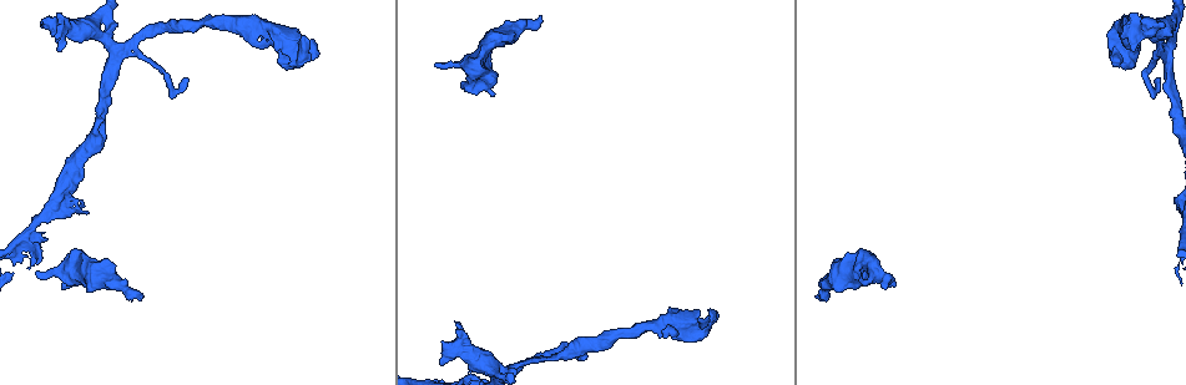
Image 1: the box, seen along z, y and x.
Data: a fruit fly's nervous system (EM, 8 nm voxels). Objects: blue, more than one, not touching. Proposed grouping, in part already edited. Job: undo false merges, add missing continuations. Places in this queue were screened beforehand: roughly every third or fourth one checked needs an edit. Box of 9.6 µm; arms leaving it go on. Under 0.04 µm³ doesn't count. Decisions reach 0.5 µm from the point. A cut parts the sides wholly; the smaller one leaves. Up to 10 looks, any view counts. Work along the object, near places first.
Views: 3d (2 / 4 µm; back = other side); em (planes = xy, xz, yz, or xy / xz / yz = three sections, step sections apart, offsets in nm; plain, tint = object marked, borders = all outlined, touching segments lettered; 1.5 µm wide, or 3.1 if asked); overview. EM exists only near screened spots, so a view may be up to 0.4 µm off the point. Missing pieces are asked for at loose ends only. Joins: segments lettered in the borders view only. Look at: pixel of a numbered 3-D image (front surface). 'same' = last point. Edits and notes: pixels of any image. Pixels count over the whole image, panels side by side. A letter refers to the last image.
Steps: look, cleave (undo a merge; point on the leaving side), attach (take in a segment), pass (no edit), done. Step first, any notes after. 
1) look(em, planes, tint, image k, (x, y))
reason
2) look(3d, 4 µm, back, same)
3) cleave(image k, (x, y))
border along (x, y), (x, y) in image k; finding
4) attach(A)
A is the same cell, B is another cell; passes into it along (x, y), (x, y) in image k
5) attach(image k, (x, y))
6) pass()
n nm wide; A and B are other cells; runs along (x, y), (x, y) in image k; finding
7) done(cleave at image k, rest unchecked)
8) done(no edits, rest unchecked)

look(3d, 2 µm, back, image 1, (664, 335))
branch stops here

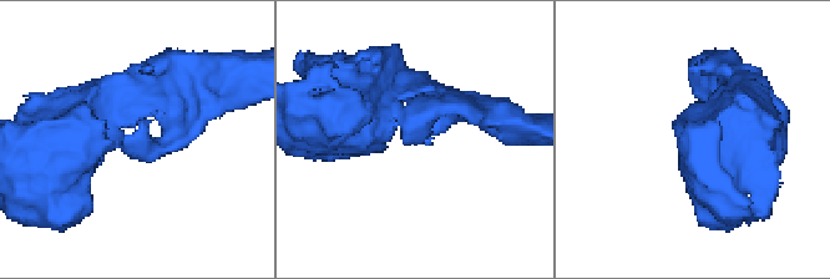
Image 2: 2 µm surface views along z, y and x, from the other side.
look(em, xz, step 4, plain, image 2, (424, 136))

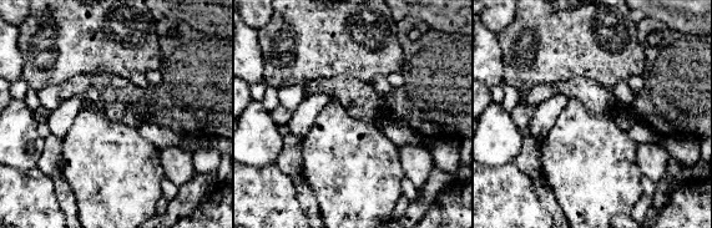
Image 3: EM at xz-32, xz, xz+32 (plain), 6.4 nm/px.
look(em, xz, step 4, borders, same)

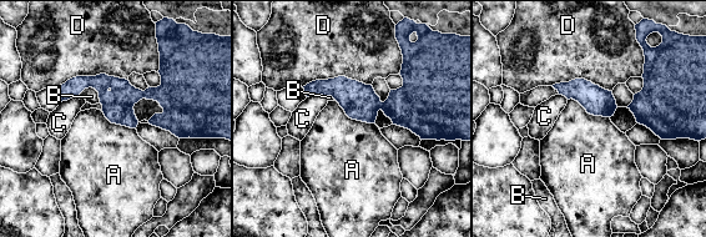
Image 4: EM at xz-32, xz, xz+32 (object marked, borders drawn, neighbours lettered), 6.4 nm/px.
pass()
A, B, C and D are other cells; border along (336, 100), (349, 117), (374, 124) in image 4; none of them fits

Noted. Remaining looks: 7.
look(3d, 2 µm, image 1, (1163, 53))
sharp bend

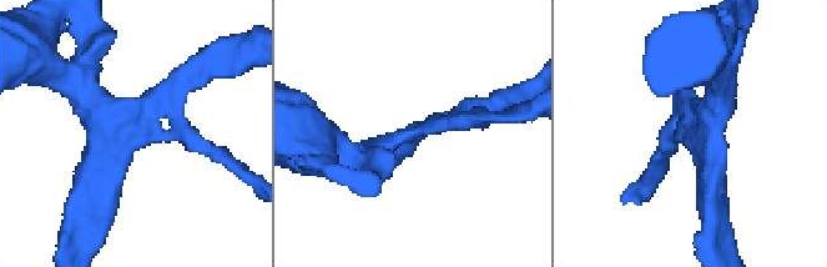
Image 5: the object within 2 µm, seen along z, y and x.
look(em, planes, borders, image 5, (703, 131))

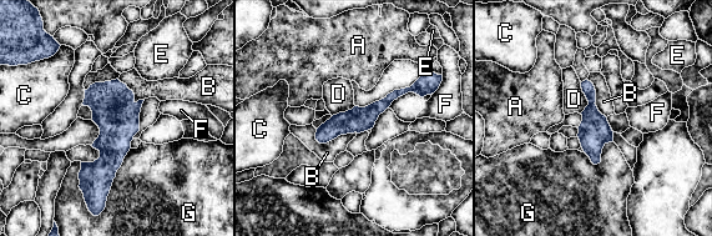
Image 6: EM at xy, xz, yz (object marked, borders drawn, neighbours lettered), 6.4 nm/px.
pass()
A, B, C, D, E, F and G are other cells; runs along (423, 90), (398, 93), (365, 118), (318, 136) in image 6; all the same cell

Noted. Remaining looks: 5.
look(em, yz, step 4, tint, image 1, (440, 364))
thick end

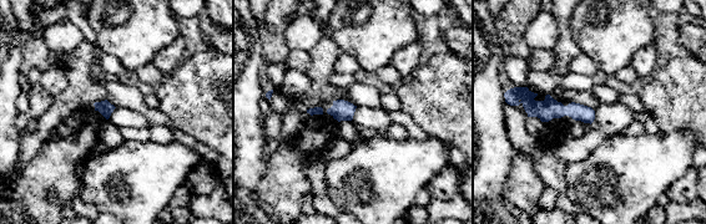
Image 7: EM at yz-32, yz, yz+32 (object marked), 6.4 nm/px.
look(em, planes, borders, same)
cut it another way

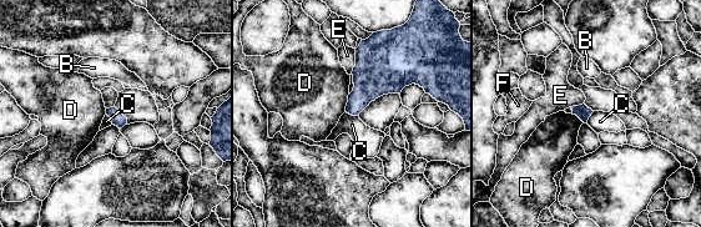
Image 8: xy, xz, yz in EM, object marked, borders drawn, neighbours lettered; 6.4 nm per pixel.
pass()
B, C, D, E and F are other cells; no lettered segment goes on from it

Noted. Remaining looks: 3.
look(em, xy, step 4, tint, image 1, (816, 296))
thick end

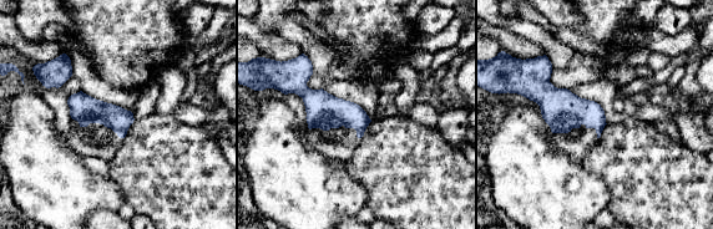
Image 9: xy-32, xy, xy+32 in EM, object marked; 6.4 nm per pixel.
look(em, planes, borders, same)
another direction

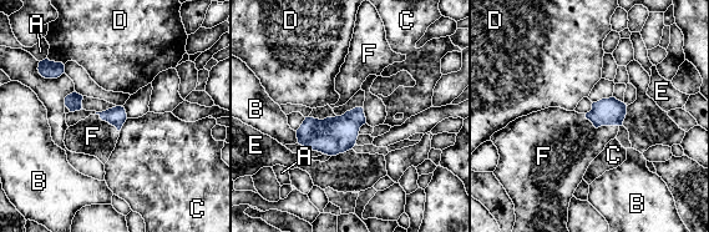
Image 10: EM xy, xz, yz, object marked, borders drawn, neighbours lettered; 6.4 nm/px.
attach(image 10, (567, 142))
F is the same cell, A, B, C, D and E are other cells; the cell continues

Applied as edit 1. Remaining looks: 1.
done(attach at image 10, rest unchecked)

